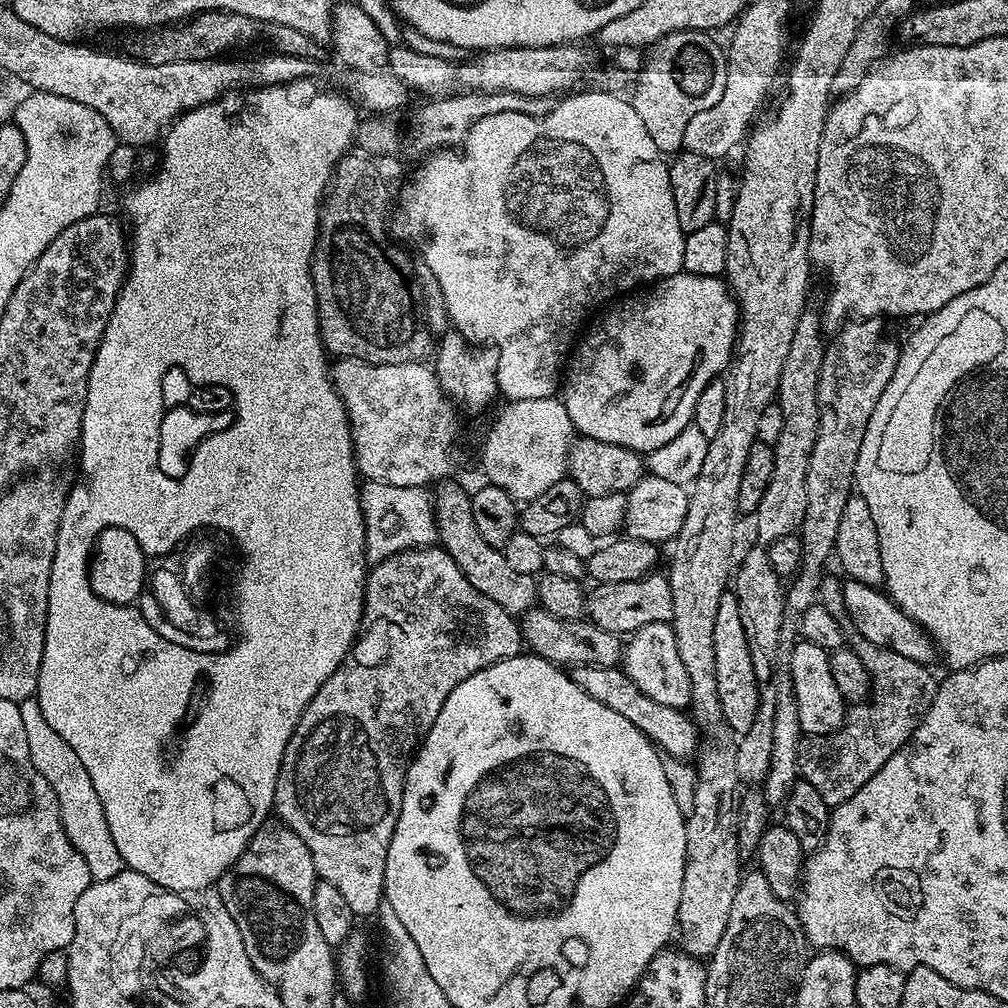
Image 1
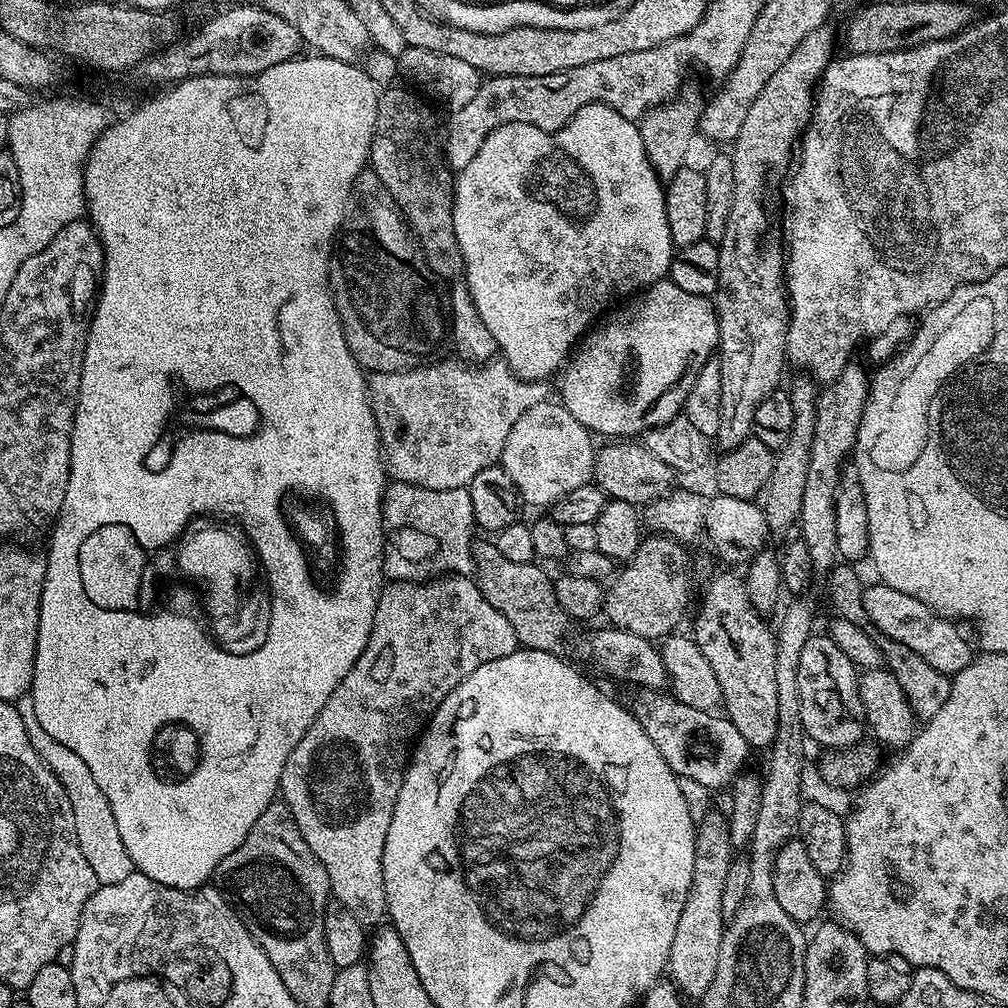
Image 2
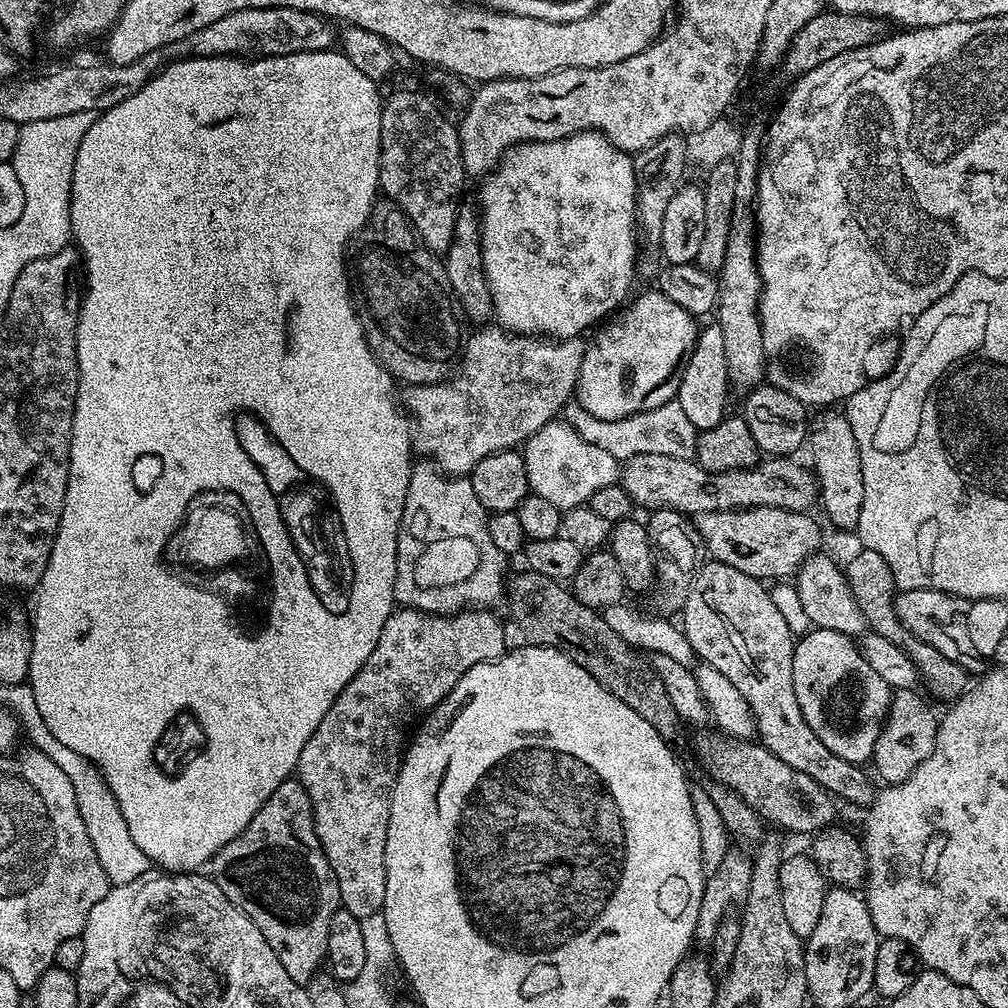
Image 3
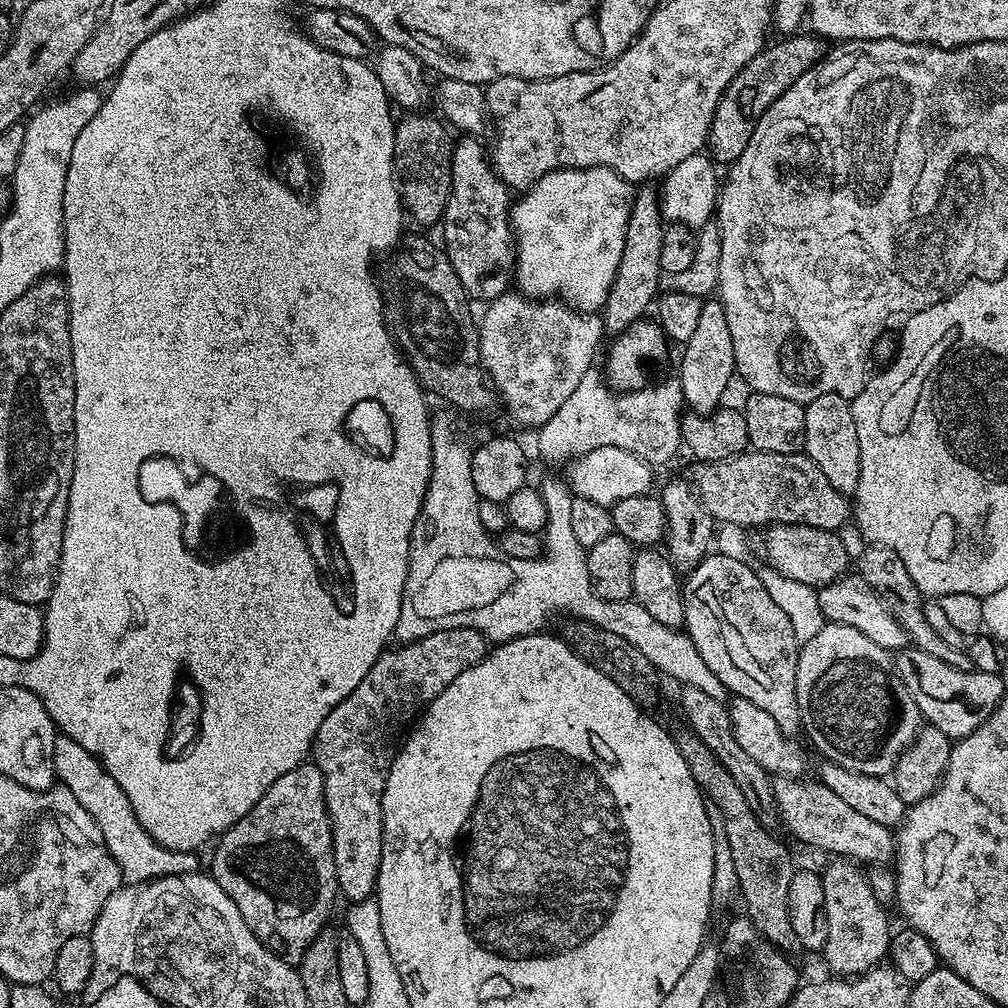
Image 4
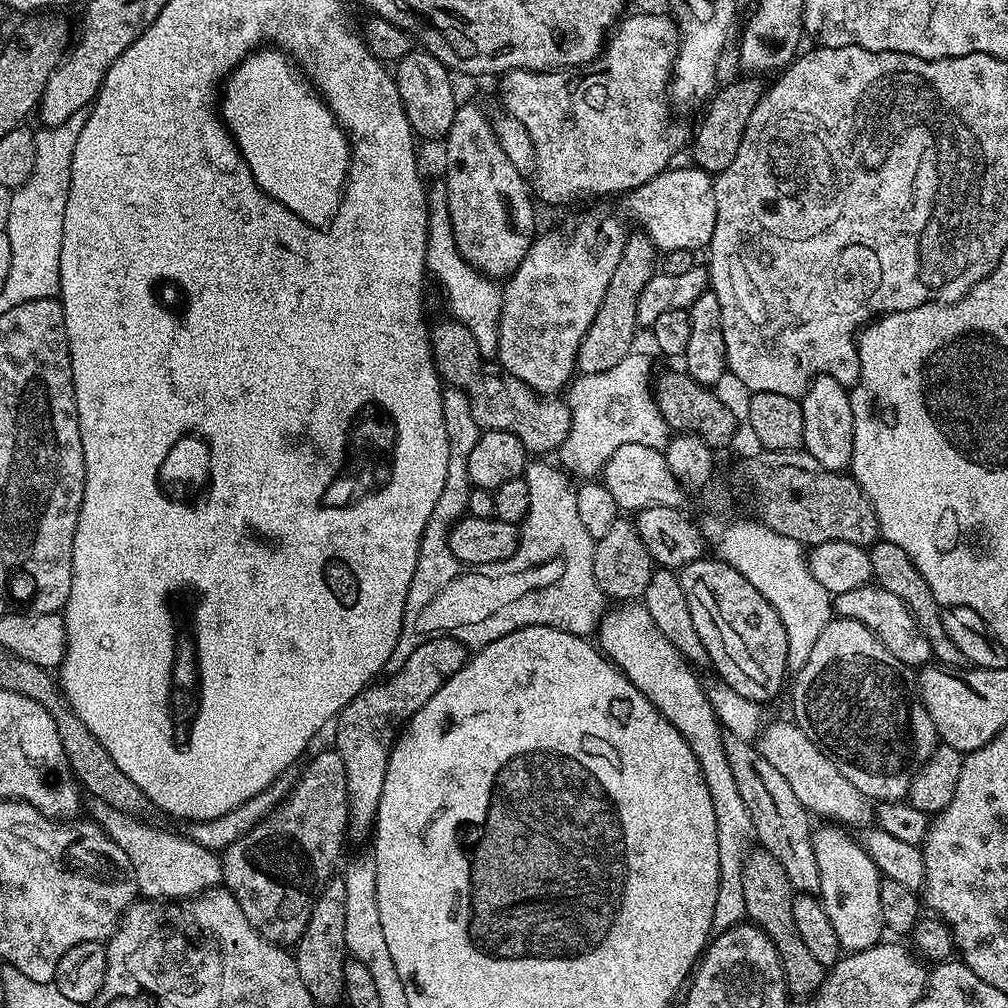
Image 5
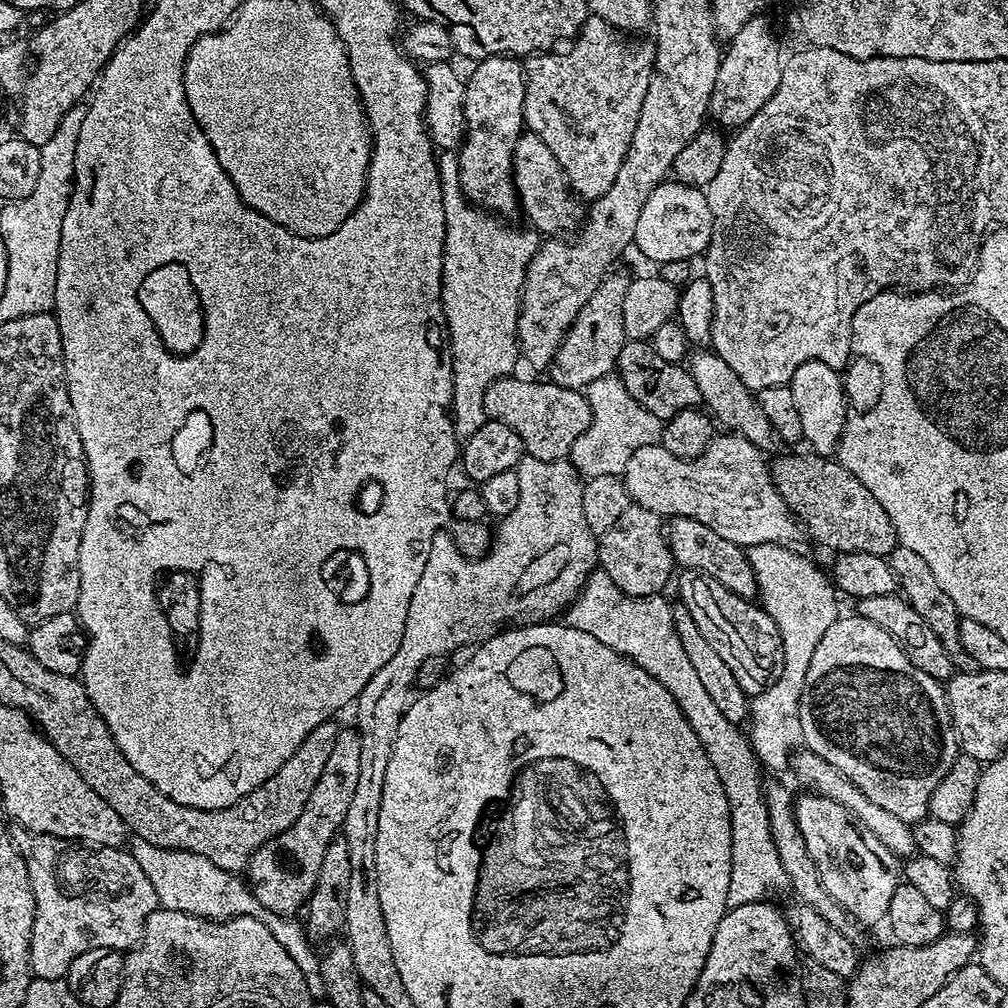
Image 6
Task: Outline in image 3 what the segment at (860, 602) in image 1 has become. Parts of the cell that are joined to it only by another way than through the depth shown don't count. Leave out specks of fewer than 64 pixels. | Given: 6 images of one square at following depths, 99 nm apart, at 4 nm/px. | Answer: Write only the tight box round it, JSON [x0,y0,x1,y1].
[896,588,990,674]

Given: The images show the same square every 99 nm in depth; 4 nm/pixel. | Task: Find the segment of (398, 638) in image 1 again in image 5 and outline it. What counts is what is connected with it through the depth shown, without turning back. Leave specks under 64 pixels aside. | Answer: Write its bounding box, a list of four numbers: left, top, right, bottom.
[334,636,469,836]

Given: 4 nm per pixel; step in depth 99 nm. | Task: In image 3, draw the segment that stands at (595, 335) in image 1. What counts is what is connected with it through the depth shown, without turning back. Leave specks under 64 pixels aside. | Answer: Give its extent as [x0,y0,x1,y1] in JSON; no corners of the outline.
[574,290,697,420]

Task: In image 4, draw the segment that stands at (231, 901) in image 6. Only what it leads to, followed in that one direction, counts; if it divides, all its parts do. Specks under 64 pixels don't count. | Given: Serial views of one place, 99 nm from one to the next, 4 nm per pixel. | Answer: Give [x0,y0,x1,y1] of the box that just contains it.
[52,735,198,884]

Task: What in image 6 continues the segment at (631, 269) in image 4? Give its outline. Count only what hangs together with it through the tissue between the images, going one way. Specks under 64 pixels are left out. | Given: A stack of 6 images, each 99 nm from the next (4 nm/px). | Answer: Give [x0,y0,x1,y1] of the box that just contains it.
[550,271,629,390]

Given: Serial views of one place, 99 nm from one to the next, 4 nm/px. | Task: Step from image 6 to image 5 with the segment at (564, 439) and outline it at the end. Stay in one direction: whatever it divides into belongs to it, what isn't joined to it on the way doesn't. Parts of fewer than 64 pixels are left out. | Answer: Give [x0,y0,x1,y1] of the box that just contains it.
[431,318,572,454]

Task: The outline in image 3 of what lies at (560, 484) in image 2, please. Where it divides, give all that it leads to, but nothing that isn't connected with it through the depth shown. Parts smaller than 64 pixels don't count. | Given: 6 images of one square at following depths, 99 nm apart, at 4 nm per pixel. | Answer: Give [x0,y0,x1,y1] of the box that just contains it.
[522,418,622,510]

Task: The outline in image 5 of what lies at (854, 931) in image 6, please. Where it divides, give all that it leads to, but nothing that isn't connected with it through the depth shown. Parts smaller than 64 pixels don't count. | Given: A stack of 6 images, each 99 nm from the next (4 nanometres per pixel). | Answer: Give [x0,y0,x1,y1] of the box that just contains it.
[723,738,821,895]

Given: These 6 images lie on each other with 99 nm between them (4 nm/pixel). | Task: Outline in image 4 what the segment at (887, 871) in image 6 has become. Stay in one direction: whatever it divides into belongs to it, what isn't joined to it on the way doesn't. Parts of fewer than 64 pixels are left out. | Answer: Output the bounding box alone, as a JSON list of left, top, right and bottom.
[822,858,890,978]

